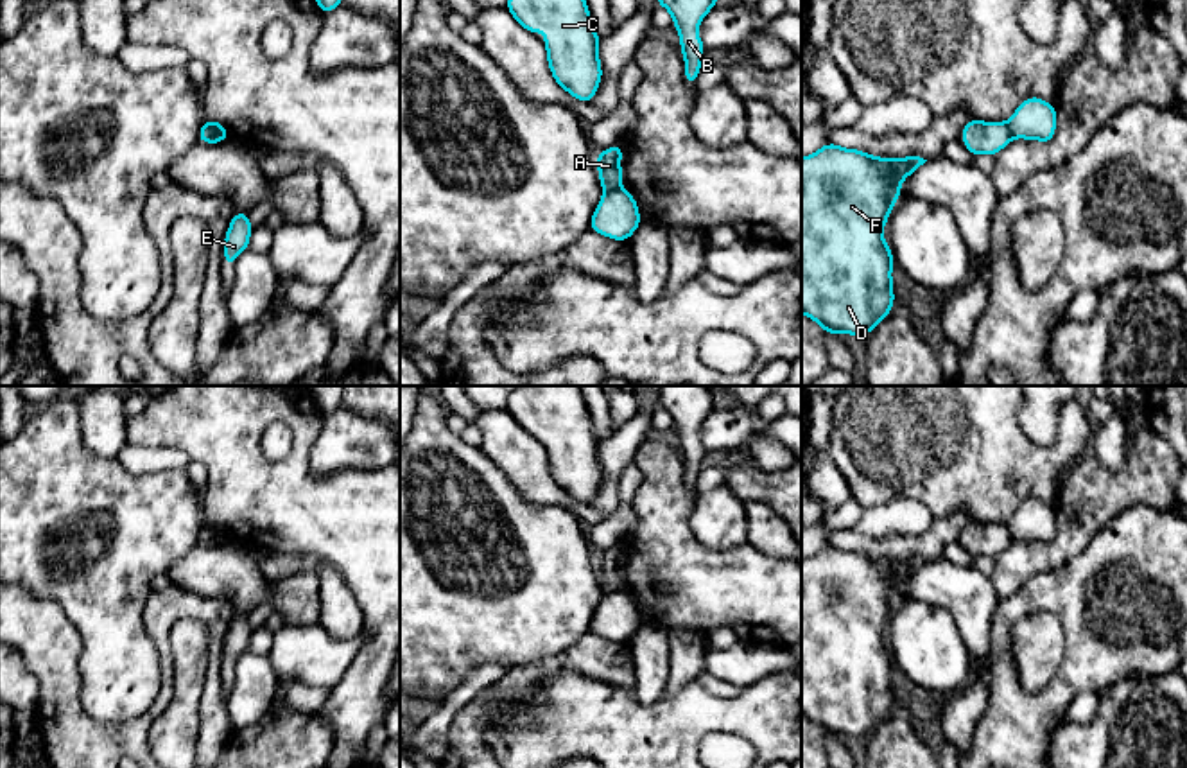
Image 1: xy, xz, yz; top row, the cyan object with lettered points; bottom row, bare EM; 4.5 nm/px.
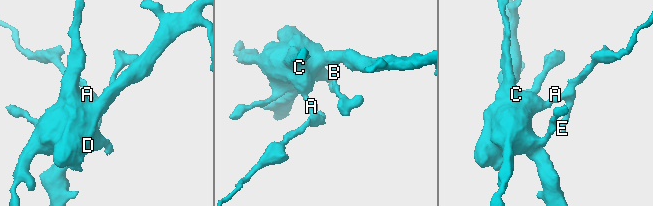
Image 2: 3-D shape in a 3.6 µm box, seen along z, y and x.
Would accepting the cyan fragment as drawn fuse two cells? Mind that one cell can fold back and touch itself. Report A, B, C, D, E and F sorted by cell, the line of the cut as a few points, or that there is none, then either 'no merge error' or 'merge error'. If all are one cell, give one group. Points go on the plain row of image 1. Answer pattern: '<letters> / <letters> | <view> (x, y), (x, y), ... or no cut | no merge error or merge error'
A B C D F / E | xy (205, 524), (223, 541) | merge error

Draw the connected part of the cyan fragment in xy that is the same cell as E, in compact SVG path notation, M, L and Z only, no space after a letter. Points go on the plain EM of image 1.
M237 614L224 639L224 666L233 669L237 657L249 650L251 632L247 614Z

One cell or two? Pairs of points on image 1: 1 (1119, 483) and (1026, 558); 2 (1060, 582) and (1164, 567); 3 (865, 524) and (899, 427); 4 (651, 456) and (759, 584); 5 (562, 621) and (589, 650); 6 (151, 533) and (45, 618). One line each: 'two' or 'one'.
1: one
2: one
3: two
4: one
5: two
6: two

